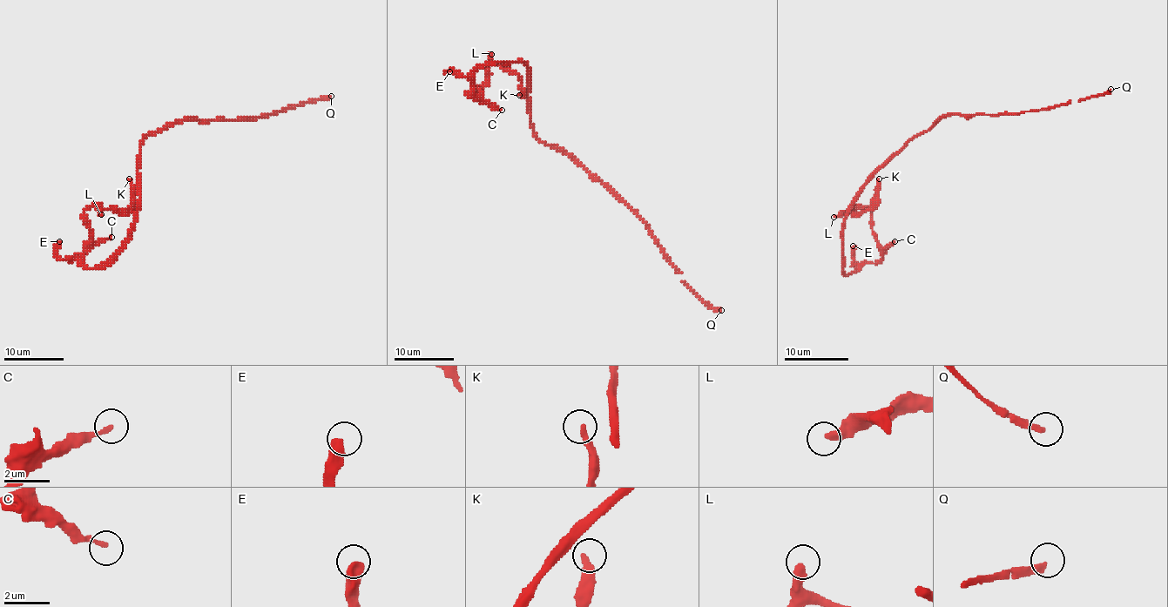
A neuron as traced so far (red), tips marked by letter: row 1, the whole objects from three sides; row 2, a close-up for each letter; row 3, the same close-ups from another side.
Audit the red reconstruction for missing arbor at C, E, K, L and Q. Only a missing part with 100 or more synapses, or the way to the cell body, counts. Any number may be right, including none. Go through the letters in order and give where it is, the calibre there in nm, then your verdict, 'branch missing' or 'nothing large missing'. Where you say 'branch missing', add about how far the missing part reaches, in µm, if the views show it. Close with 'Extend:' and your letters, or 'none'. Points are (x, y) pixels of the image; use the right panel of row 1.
C: place (894, 241); calibre 180 nm; nothing large missing
E: place (853, 246); calibre 480 nm; nothing large missing
K: place (879, 178); calibre 320 nm; nothing large missing
L: place (833, 217); calibre 380 nm; nothing large missing
Q: place (1110, 89); calibre 280 nm; branch missing; missing 160 µm
Extend: Q

